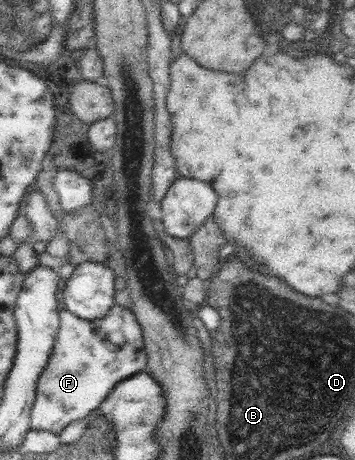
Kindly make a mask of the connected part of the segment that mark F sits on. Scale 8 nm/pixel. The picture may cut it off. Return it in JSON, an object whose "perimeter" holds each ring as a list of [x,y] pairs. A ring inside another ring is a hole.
{"perimeter":[[[116,304],[104,319],[86,320],[70,309],[61,312],[61,334],[52,354],[50,364],[39,380],[38,396],[32,413],[34,430],[52,430],[62,434],[70,422],[90,416],[96,408],[109,399],[118,384],[149,368],[149,352],[145,328],[133,308]]]}

